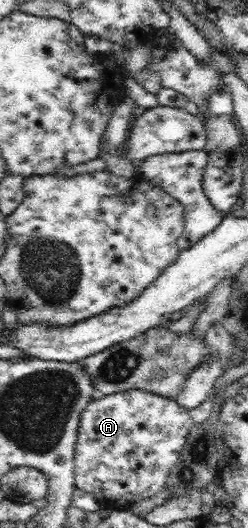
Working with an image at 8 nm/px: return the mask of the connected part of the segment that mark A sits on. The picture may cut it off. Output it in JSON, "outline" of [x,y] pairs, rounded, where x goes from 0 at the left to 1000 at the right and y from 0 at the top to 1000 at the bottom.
{"outline":[[[569,737],[391,748],[359,759],[319,794],[294,866],[302,919],[339,932],[347,953],[456,966],[520,964],[524,956],[593,949],[641,928],[669,926],[681,898],[722,873],[766,813],[786,805],[758,777],[710,756]]]}

